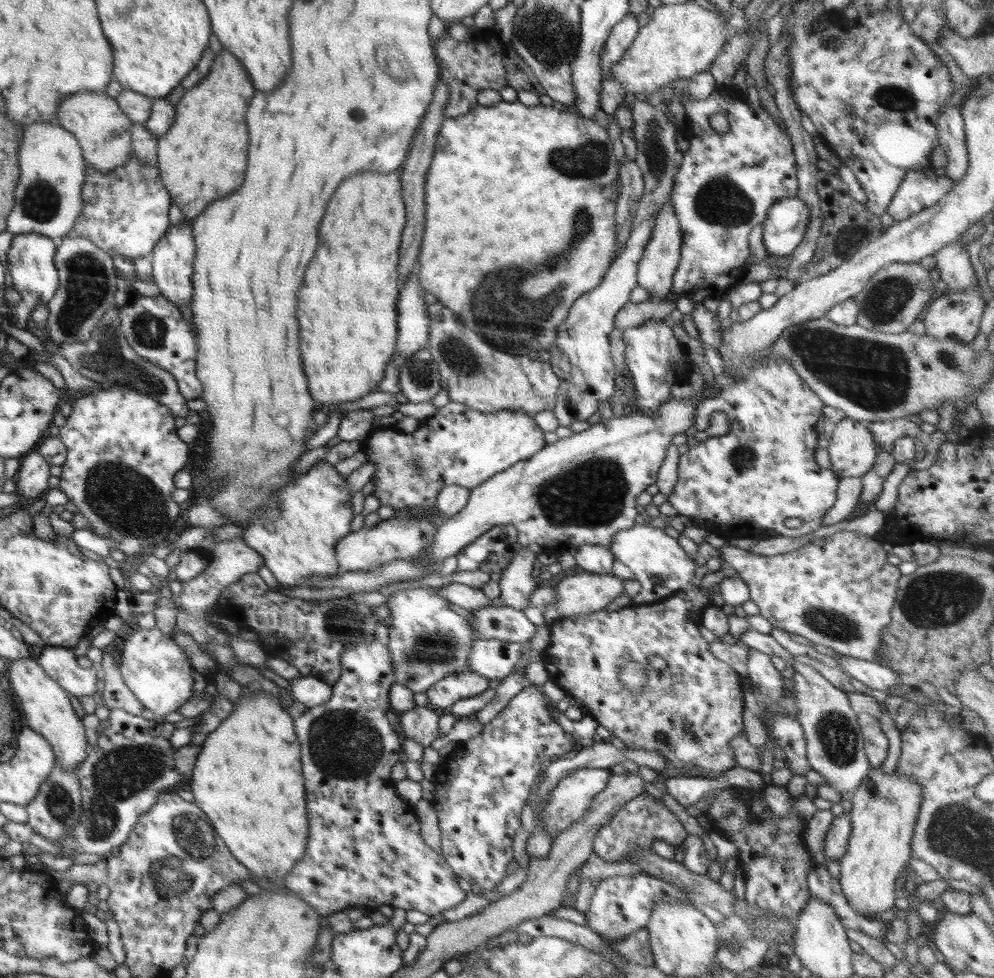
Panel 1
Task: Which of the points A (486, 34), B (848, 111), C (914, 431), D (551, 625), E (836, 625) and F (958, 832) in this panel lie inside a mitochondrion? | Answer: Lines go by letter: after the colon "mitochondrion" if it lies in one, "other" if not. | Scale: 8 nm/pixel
A: other
B: mitochondrion
C: other
D: other
E: mitochondrion
F: mitochondrion

